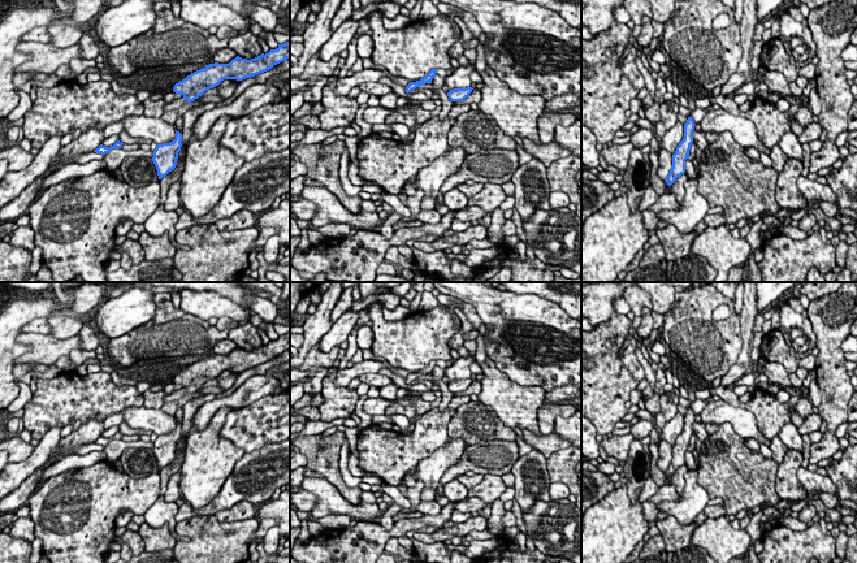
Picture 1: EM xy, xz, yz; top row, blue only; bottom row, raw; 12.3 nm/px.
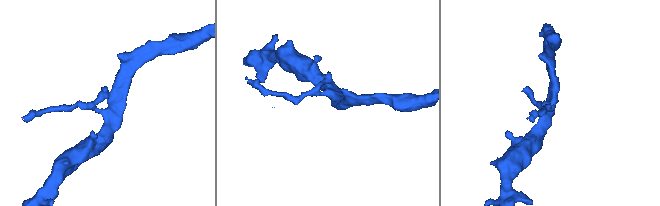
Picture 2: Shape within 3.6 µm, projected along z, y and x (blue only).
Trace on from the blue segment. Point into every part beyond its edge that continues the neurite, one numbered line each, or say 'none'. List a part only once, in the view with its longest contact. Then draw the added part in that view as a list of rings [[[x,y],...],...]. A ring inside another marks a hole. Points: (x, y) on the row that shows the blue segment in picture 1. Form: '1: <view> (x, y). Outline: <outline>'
none

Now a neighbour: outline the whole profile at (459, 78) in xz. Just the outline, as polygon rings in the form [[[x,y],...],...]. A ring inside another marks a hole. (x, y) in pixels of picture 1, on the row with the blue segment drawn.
[[[468,64],[467,66],[456,68],[451,74],[449,74],[445,79],[445,83],[450,90],[454,88],[467,88],[471,87],[472,81],[469,78],[471,73],[476,70],[476,66]]]

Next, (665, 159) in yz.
[[[659,148],[658,152],[659,166],[657,169],[657,176],[665,181],[672,168],[672,156],[665,148]]]

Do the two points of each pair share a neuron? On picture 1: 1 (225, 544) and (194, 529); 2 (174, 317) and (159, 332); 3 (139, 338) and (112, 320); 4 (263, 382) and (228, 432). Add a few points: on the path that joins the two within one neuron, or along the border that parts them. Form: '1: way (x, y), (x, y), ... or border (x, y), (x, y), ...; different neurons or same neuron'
1: way (217, 544), (202, 531); same neuron
2: way (171, 321), (163, 329); same neuron
3: border (155, 314), (151, 319), (129, 332), (105, 341); different neurons
4: border (275, 390), (234, 408); different neurons

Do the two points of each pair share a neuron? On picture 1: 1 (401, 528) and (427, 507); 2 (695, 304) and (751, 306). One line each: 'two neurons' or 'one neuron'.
1: two neurons
2: two neurons

